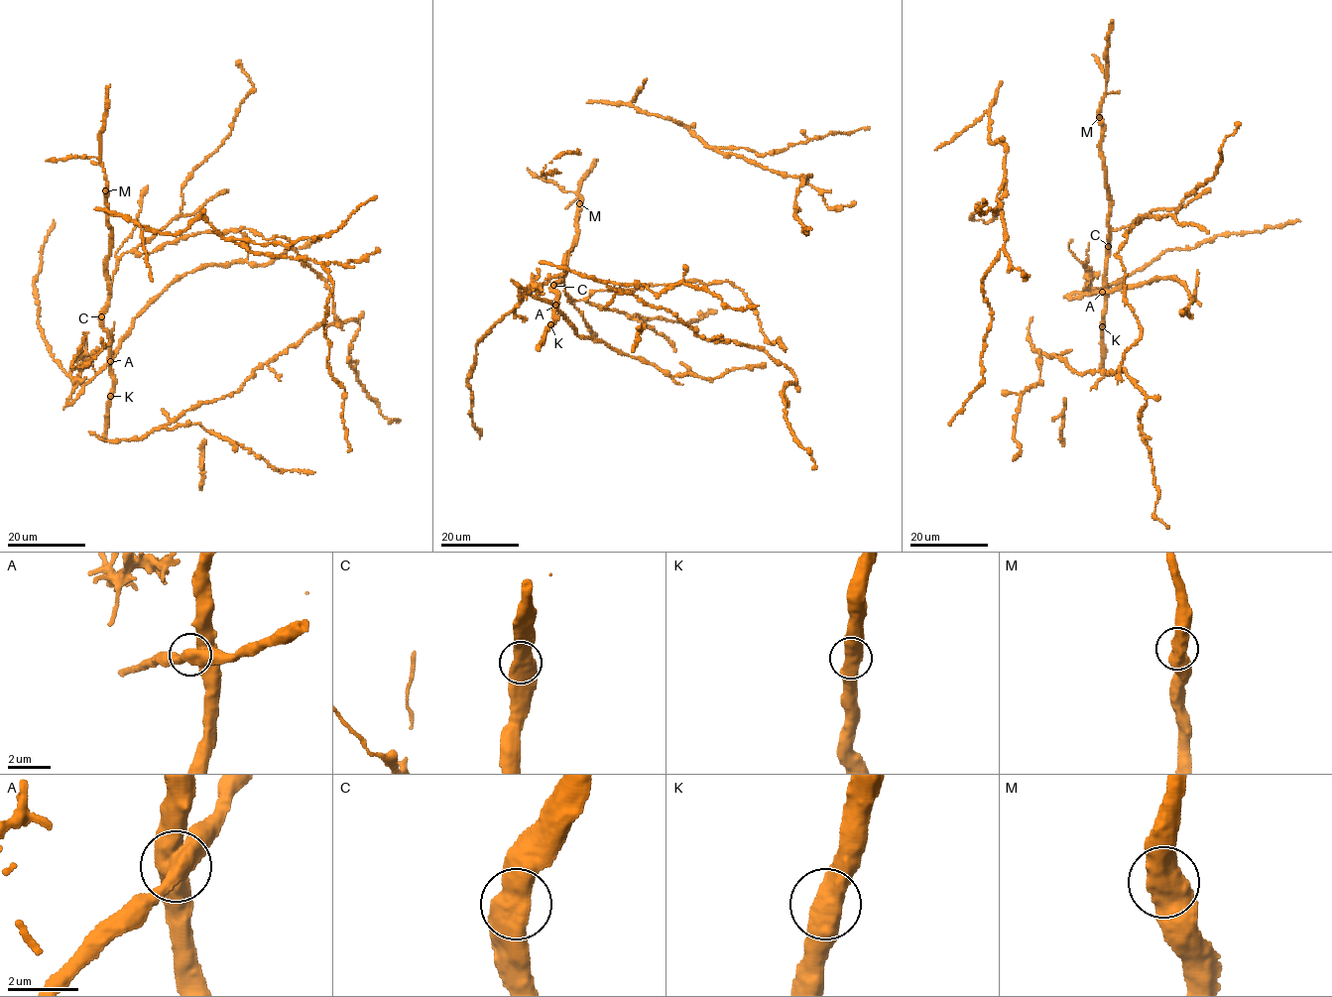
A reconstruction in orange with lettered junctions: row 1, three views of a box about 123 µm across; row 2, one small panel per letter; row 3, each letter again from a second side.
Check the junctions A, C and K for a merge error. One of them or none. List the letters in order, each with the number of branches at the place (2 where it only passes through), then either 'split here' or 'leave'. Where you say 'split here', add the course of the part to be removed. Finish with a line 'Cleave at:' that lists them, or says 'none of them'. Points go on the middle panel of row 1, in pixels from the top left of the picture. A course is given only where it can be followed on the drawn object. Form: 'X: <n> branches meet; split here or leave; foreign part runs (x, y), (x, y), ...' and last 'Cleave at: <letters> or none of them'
A: 2 branches meet; leave
C: 2 branches meet; leave
K: 2 branches meet; leave
Cleave at: none of them

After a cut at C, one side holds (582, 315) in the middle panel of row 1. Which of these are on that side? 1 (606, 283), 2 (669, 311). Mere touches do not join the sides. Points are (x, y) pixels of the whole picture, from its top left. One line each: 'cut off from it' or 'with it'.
1: cut off from it
2: cut off from it

